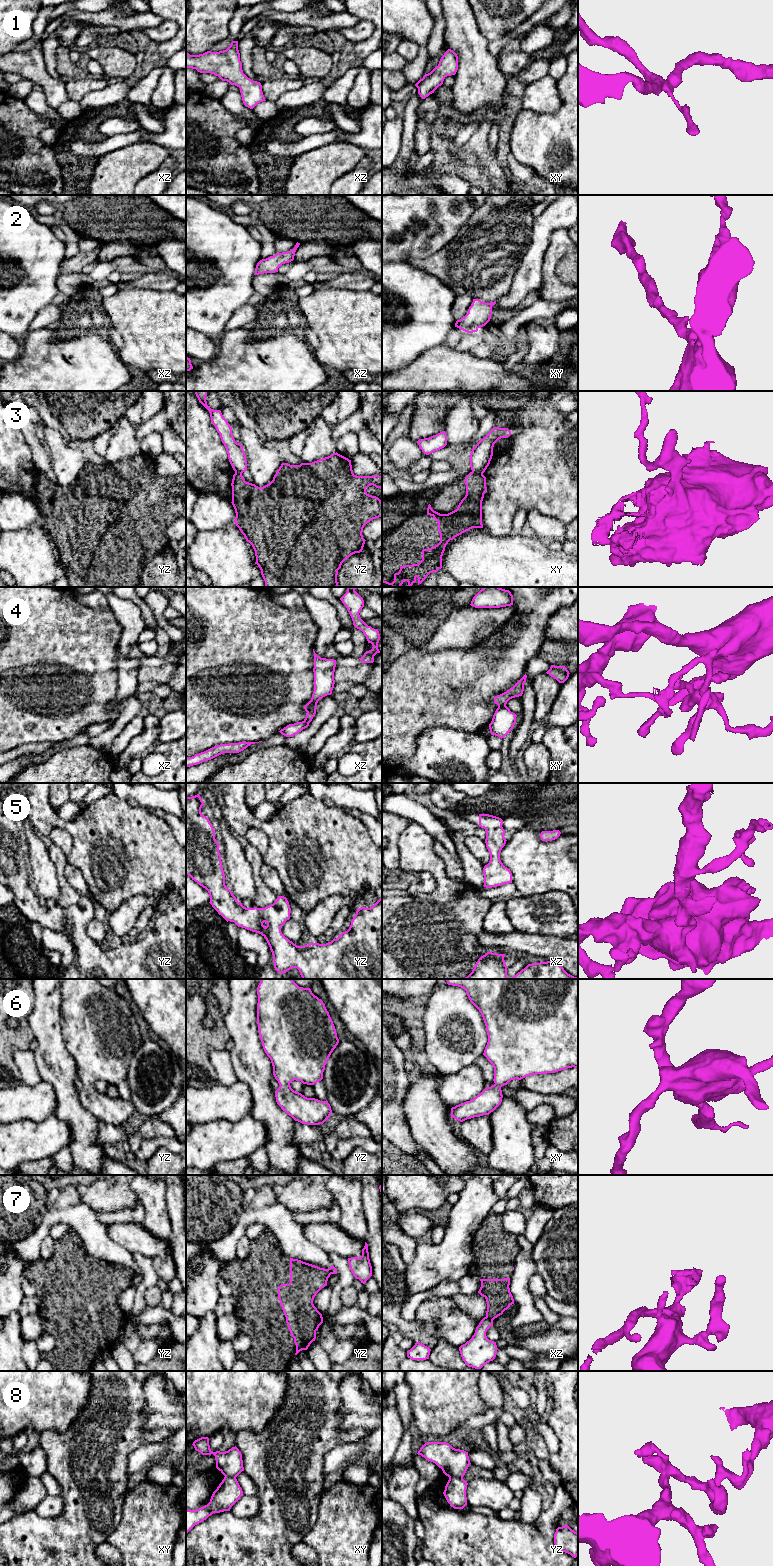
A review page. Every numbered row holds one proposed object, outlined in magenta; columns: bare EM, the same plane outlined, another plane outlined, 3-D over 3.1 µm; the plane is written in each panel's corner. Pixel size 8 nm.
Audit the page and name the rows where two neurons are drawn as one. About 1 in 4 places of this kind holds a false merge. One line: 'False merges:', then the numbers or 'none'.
False merges: 3, 7, 8

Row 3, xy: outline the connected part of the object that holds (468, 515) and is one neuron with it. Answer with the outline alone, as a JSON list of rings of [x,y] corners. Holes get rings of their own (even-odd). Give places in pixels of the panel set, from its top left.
[[[470,472],[464,483],[466,495],[456,510],[440,514],[428,505],[427,515],[438,523],[440,542],[429,549],[423,549],[422,560],[418,564],[401,566],[399,572],[394,574],[392,583],[382,580],[382,587],[401,587],[404,581],[408,582],[408,587],[412,587],[416,581],[418,585],[421,584],[430,573],[442,568],[442,556],[450,540],[472,528],[483,528],[482,501],[487,491],[486,477]]]

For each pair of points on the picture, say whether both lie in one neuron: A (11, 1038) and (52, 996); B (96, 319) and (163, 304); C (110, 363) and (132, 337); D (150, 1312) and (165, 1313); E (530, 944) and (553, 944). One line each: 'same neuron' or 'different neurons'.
A: different neurons
B: different neurons
C: different neurons
D: same neuron
E: same neuron

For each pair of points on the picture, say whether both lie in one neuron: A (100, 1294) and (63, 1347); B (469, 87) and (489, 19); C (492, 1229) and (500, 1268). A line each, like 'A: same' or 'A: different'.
A: same
B: different
C: same

